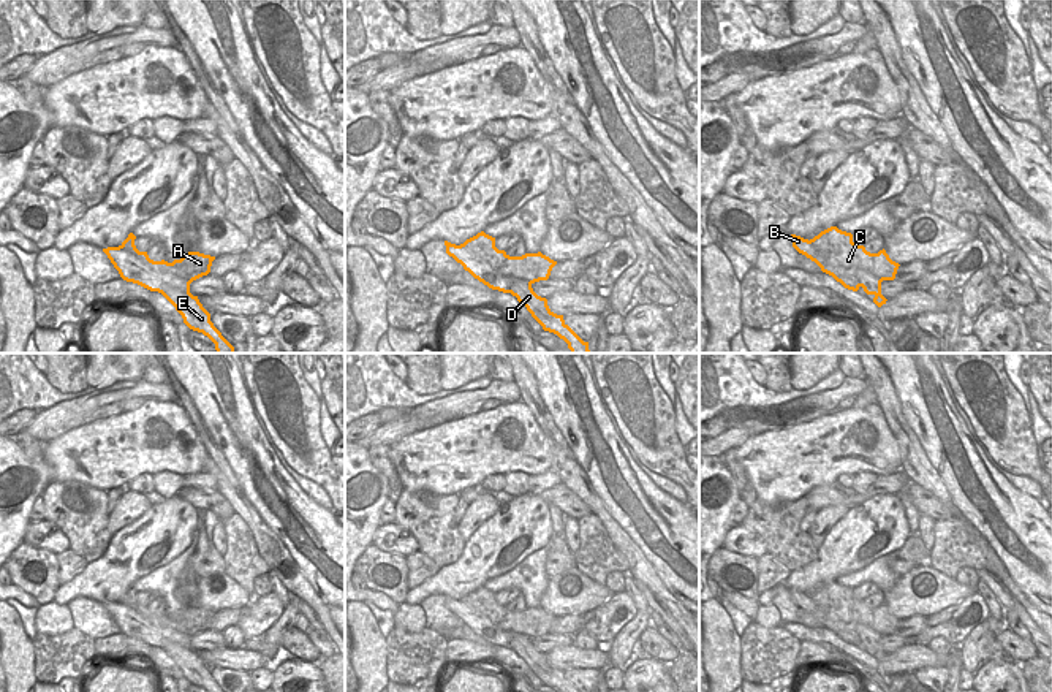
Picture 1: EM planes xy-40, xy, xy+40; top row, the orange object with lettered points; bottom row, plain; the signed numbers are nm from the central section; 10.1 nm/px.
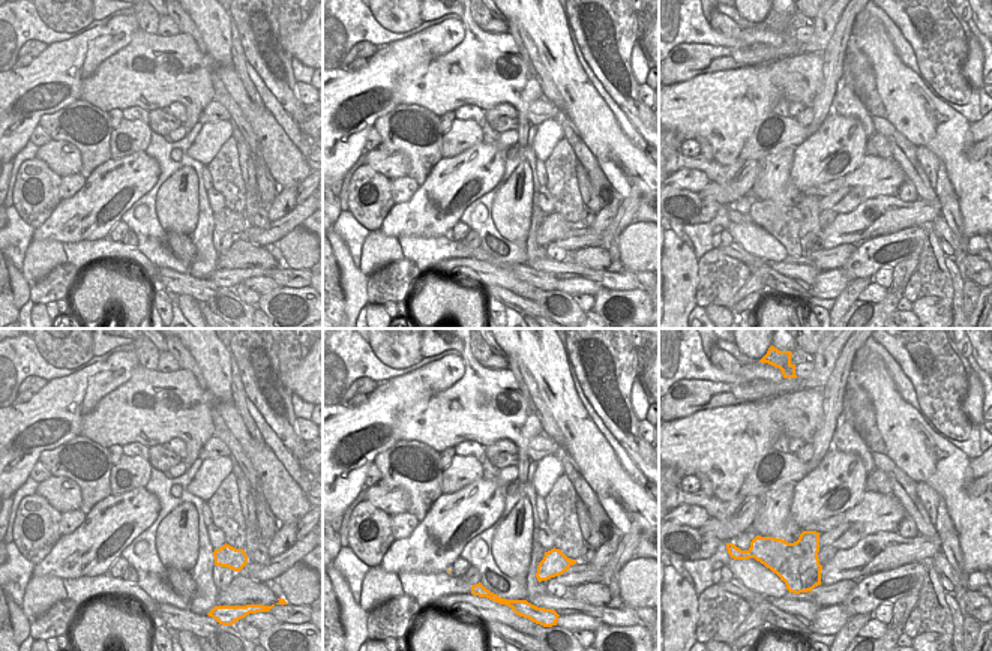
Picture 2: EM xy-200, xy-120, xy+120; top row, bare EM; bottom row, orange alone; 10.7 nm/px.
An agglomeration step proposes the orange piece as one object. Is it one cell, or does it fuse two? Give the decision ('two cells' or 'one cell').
two cells

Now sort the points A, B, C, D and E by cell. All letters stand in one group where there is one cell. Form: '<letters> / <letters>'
A C D E / B

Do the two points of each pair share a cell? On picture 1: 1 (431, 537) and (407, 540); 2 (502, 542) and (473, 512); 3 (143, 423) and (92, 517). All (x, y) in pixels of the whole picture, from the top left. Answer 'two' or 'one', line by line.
1: two
2: two
3: two

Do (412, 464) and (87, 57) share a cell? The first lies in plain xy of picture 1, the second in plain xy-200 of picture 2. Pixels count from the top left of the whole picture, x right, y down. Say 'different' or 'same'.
different

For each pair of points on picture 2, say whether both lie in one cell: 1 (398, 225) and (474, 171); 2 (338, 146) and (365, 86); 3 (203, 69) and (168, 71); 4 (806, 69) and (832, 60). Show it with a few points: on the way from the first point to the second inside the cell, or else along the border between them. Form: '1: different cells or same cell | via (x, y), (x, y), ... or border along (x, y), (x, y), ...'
1: same cell | via (419, 204), (426, 189), (447, 189), (453, 183)
2: same cell | via (359, 128), (390, 101), (392, 98), (384, 90)
3: same cell | via (194, 69), (191, 72), (177, 71)
4: different cells | border along (824, 53), (823, 86), (814, 98)

